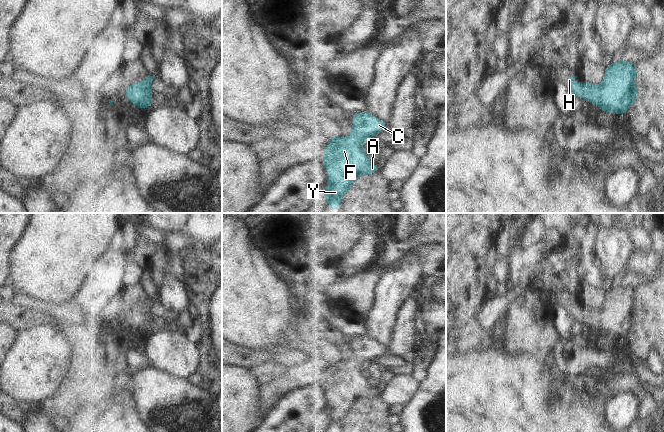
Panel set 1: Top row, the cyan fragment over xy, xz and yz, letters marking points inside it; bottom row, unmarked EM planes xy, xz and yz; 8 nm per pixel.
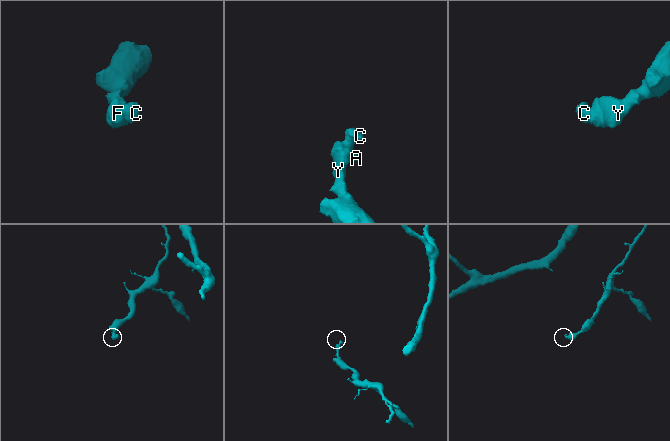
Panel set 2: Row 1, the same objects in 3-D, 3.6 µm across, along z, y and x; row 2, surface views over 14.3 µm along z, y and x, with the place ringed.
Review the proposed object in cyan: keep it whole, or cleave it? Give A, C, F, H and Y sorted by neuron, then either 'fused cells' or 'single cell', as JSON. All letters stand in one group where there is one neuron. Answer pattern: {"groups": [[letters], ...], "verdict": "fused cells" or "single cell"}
{"groups": [["A", "C", "F", "H", "Y"]], "verdict": "single cell"}

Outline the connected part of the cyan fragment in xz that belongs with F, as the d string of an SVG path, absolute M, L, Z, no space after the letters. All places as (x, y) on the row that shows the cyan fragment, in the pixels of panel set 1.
M368 110L354 113L352 117L353 128L351 129L351 134L347 138L334 135L324 149L326 155L322 156L321 159L328 174L326 196L324 199L328 202L331 211L336 211L340 208L343 195L350 190L359 175L373 174L380 170L376 164L371 162L362 146L366 143L367 139L382 132L388 125L383 120L374 117Z

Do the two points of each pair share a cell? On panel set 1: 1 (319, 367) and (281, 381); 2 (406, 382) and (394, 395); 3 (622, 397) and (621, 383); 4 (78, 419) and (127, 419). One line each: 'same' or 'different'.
1: same
2: same
3: different
4: same

